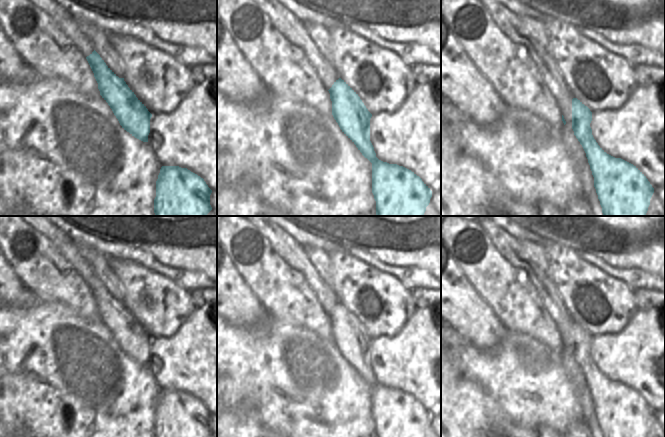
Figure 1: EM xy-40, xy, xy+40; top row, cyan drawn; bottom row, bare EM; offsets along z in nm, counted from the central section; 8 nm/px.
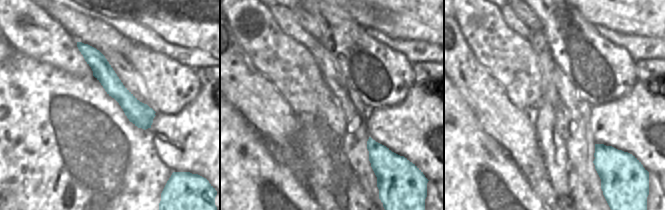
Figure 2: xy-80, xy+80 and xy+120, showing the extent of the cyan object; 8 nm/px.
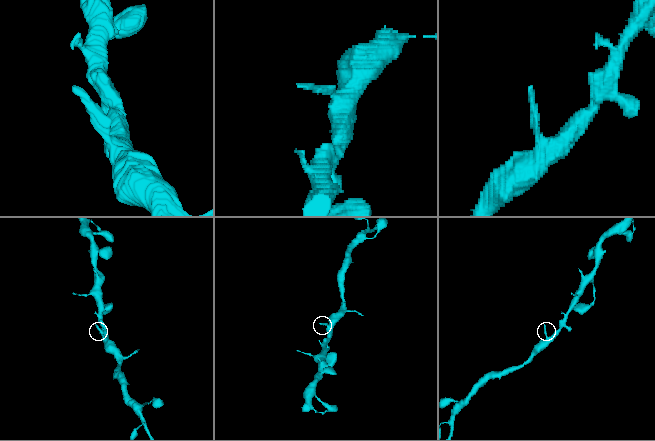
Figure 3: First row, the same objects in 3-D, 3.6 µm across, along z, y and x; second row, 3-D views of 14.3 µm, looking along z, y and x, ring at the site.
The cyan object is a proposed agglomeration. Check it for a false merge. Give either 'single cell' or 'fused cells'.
single cell

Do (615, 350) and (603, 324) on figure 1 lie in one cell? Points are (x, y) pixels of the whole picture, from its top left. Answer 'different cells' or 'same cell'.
different cells

